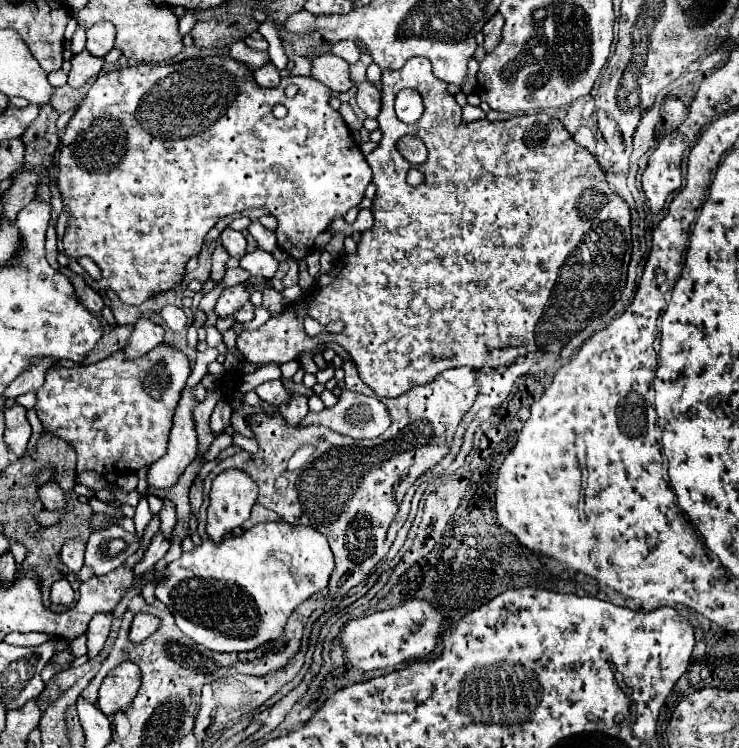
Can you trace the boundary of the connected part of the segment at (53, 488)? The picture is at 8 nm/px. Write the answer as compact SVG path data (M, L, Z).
M48 482L48 484L40 486L38 498L40 498L44 510L60 510L60 508L66 506L68 496L56 482Z

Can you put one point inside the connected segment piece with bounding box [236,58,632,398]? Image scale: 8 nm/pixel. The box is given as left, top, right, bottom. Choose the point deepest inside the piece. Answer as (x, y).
(439, 280)

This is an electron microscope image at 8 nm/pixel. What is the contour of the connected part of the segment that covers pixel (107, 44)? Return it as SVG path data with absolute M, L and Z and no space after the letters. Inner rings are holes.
M98 22L86 30L86 48L94 56L106 56L114 48L114 26L110 22Z

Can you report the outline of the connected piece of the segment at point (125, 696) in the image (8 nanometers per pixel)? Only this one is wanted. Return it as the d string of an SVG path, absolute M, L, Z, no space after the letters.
M122 662L104 678L98 696L98 708L106 716L126 710L132 704L134 696L138 694L140 686L142 686L140 668L132 662Z

